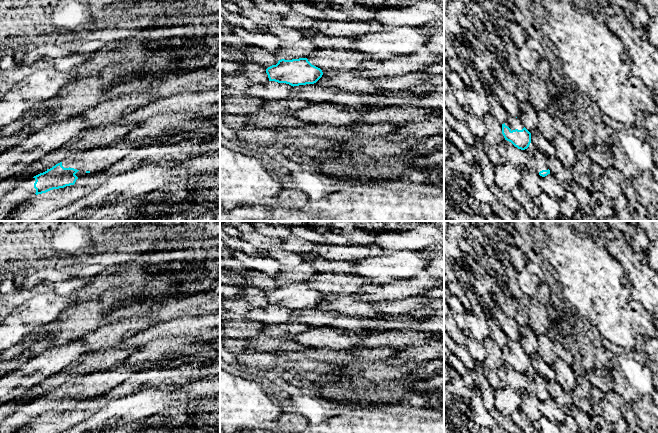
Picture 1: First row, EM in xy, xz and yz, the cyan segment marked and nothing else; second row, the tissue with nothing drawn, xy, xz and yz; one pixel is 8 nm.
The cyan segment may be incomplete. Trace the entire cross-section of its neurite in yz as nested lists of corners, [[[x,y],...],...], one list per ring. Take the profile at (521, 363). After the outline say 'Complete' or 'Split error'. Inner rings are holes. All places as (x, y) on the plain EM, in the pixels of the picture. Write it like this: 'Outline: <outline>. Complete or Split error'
Outline: [[[508,338],[506,346],[502,348],[502,358],[505,364],[521,374],[527,373],[531,367],[531,357],[524,351],[519,341]]]. Split error

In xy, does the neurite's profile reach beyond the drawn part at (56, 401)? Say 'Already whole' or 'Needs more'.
Already whole

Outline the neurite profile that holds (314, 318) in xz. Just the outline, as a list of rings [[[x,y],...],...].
[[[306,308],[294,310],[290,323],[307,325],[310,329],[333,327],[339,316],[339,313],[324,312],[316,308]]]

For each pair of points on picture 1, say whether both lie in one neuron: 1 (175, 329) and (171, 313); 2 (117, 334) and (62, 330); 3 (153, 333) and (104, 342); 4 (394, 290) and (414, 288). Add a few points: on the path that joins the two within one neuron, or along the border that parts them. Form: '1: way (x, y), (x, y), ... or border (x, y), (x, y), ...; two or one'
1: border (196, 315), (181, 315), (150, 325); two
2: border (108, 323), (87, 332), (80, 338); two
3: border (150, 326), (139, 330), (118, 346); two
4: way (399, 289), (409, 288); one

